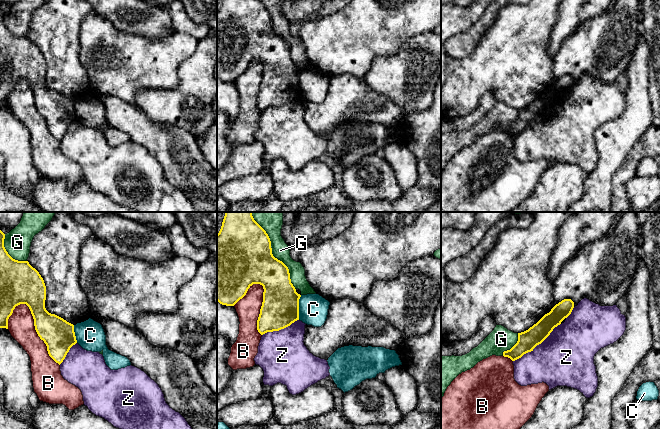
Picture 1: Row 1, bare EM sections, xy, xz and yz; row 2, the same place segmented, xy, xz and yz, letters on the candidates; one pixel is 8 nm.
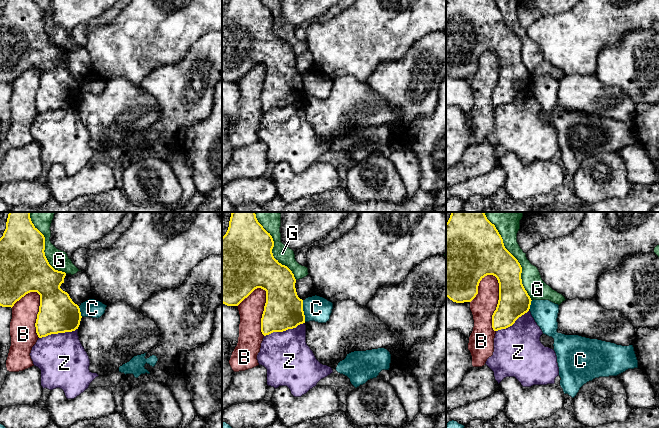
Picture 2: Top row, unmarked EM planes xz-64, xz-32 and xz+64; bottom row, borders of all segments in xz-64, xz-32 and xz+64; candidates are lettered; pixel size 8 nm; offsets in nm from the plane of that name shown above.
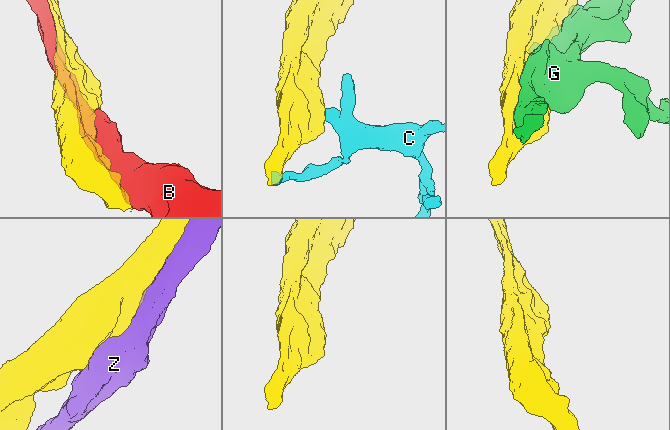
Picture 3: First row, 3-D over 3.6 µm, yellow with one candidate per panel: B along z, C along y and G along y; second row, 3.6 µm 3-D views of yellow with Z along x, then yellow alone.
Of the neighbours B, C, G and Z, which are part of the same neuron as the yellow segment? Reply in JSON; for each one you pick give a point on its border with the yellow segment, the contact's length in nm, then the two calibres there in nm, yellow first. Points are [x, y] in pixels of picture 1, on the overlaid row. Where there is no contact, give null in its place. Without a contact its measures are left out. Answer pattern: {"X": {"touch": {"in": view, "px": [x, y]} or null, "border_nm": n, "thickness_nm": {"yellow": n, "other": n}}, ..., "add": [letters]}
{"add": []}

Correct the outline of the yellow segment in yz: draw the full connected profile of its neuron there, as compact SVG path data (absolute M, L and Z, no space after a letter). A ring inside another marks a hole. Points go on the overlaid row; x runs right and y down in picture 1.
M564 299L556 304L536 324L524 332L518 333L517 343L510 350L504 351L503 356L515 361L524 354L533 351L555 327L571 314L573 308L574 302L571 299Z

